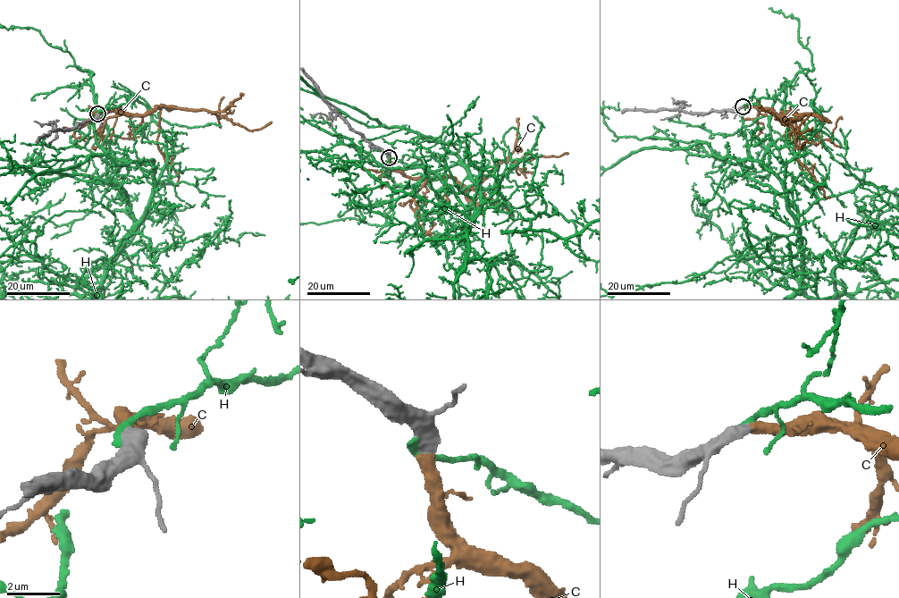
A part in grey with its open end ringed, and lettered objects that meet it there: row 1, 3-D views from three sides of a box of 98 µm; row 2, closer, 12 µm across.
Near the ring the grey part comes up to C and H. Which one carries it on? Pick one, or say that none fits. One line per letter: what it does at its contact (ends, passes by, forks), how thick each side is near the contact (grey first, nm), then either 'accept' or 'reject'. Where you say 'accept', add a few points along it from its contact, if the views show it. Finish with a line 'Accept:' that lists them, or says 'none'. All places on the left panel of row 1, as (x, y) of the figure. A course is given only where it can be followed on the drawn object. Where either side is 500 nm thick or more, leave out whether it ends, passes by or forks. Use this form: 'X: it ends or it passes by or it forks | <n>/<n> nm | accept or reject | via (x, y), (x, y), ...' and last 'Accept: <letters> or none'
C: 550/480 nm | accept | via (96, 113), (119, 111), (141, 114), (167, 106), (204, 110), (225, 115), (248, 130), (260, 129), (271, 122)
H: 700/300 nm | reject
Accept: C

